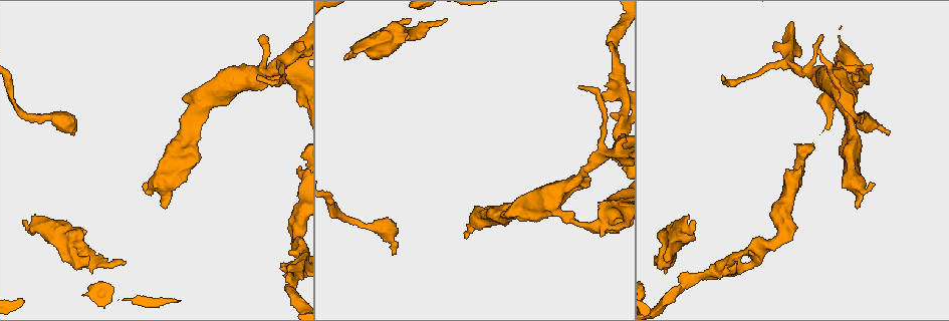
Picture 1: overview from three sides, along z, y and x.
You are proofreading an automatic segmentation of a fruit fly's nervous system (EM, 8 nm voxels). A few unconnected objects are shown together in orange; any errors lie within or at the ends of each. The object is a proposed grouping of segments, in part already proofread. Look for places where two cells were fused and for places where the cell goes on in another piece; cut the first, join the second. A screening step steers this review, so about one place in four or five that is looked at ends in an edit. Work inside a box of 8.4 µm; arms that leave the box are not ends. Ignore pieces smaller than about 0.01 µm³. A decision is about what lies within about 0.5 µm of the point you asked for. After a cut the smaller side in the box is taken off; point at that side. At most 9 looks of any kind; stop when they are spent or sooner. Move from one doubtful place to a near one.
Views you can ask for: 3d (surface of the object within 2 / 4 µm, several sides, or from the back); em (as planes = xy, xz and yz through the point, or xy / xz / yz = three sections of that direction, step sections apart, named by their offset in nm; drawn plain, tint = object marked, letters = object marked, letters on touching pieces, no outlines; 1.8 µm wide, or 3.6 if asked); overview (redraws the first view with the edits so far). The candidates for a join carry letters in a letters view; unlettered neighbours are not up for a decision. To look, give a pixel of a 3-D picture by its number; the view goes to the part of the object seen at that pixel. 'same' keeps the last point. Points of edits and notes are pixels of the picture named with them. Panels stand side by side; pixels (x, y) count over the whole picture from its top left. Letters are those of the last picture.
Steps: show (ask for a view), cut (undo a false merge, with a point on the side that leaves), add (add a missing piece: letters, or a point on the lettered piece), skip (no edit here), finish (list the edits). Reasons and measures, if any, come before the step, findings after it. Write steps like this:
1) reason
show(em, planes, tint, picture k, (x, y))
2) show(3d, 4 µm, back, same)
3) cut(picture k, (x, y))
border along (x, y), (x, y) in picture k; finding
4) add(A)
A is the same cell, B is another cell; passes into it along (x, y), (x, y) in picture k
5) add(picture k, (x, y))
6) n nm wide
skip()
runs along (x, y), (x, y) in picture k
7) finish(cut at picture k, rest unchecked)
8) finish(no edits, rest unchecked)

an open end
show(em, planes, letters, picture 1, (586, 187))

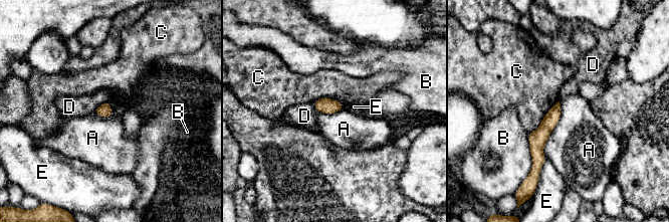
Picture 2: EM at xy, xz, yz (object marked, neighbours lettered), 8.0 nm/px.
skip()
A, B, C, D and E are other cells; border along (560, 101), (544, 158) in picture 2; no lettered piece goes on from it

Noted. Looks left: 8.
thick end
show(em, planes, letters, picture 1, (344, 58))

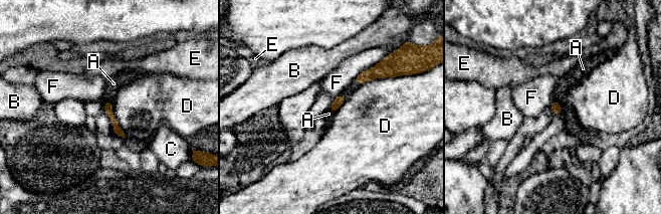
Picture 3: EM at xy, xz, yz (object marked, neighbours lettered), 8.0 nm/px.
D touches over 300 nm
add(A)
A is the same cell, B, C, D, E and F are other cells; the cell continues

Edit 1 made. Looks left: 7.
show(overview)

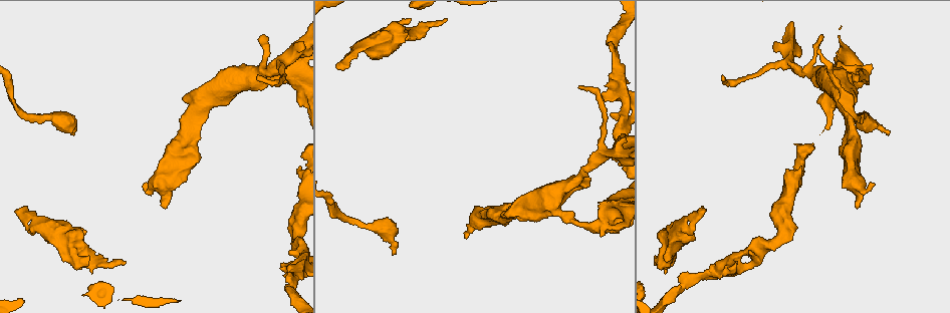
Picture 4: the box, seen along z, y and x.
branch stops here
show(em, yz, step 4, tint, picture 4, (407, 18))

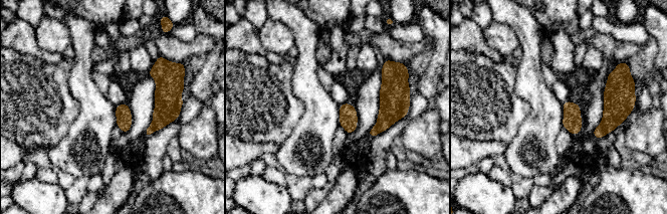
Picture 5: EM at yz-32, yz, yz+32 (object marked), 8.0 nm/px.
cut it another way
show(em, planes, letters, same)

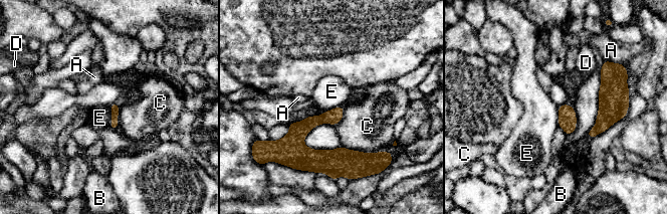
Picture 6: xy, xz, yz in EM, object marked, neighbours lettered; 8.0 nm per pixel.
skip()
A, B, C, D and E are other cells; none of them fits

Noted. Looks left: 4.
tapers out
show(em, planes, plain, picture 4, (889, 133))

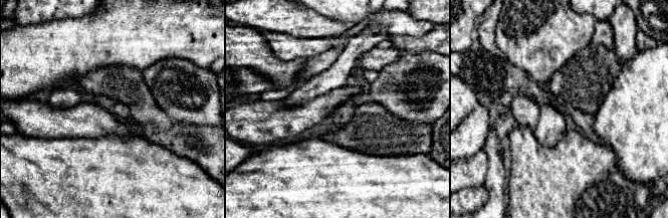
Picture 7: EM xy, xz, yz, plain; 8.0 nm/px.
where the object lies
show(em, planes, tint, same)

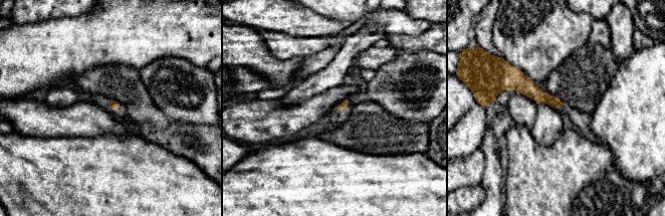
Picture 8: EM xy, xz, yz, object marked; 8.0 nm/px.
show(em, planes, letters, same)

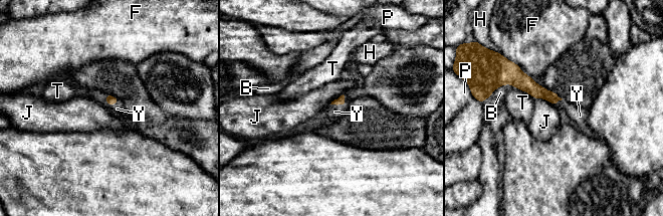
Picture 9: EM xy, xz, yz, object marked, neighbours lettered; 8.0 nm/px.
add(Y)
Y is the same cell, B, F, H, J, P and T are other cells; passes into it along (340, 100), (341, 103), (335, 112) in picture 9; the cell continues

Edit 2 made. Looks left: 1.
finish(add at picture 3, add at picture 9, rest unchecked)

